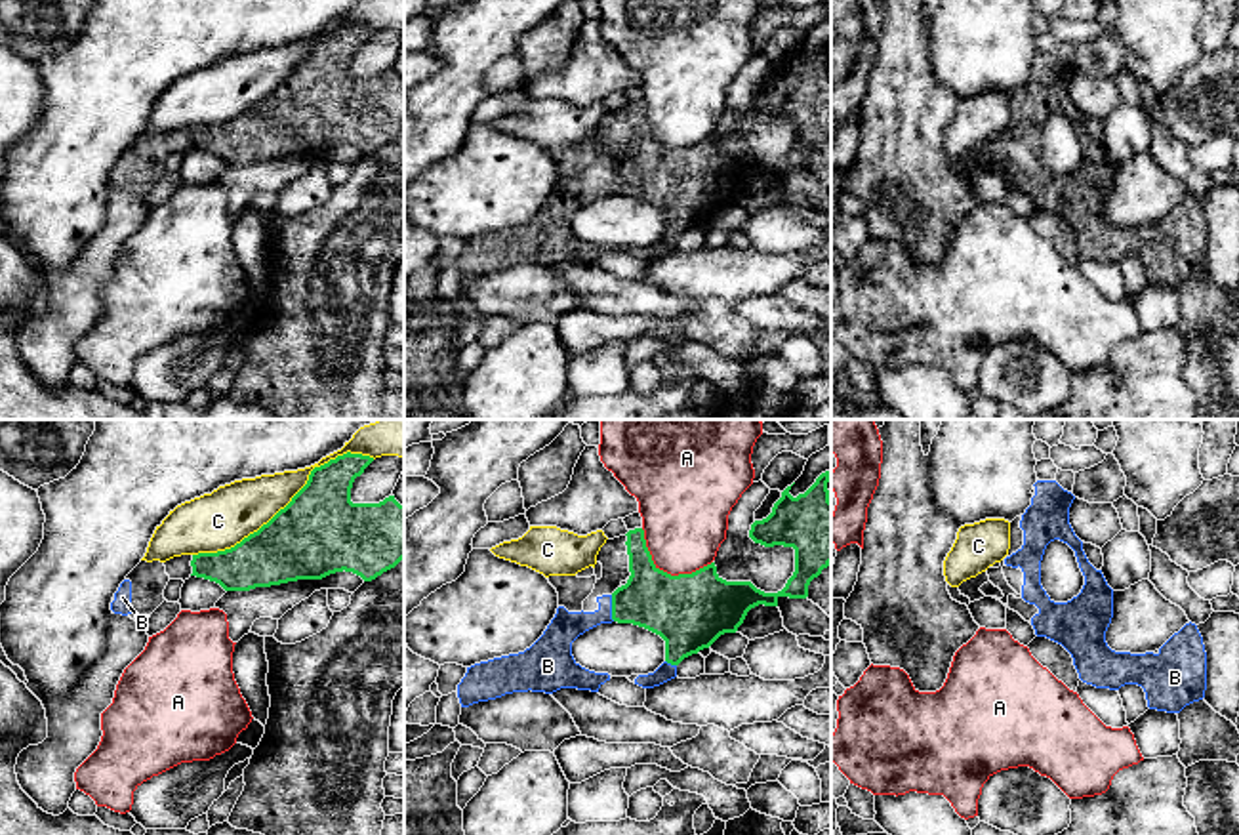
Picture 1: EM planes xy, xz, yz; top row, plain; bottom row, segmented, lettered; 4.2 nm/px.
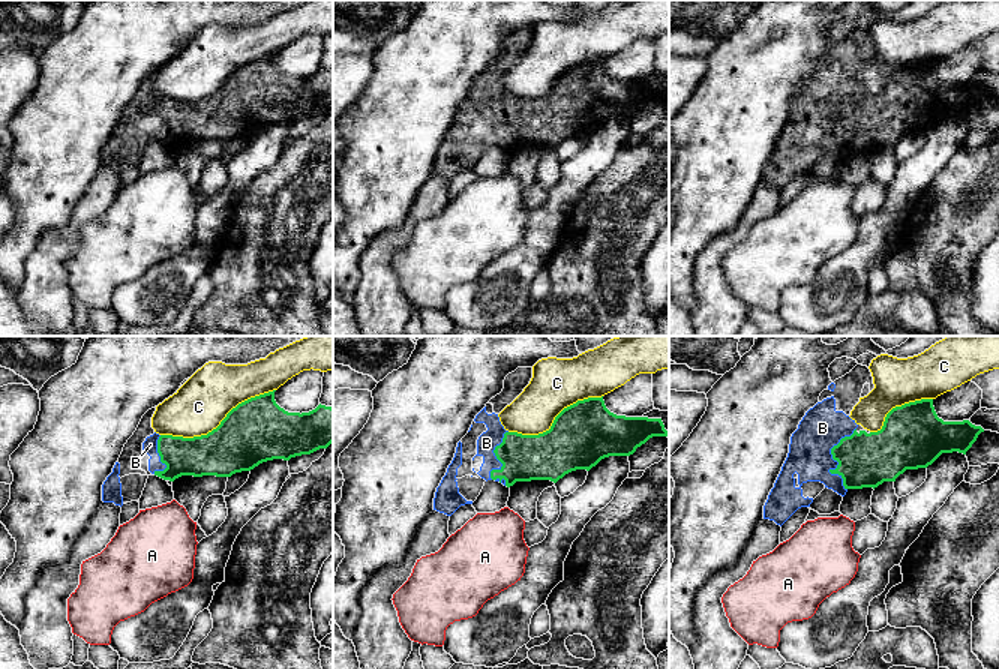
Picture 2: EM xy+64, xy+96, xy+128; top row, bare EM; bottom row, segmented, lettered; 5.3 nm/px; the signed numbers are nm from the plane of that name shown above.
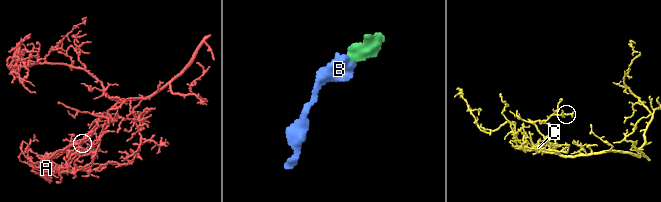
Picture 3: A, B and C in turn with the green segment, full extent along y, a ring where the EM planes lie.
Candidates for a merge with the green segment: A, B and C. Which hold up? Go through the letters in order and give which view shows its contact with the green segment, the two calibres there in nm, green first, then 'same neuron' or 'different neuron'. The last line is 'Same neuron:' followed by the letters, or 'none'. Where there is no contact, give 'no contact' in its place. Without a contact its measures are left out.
A: meets green in xz; 320 nm thick on the green side, 360 nm on the other; different neuron
B: meets green in xz; 260 nm thick on the green side, 140 nm on the other; same neuron
C: meets green in xy; 360 nm thick on the green side, 240 nm on the other; different neuron
Same neuron: B

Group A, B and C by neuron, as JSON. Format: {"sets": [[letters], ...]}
{"sets": [["A"], ["B"], ["C"]]}

